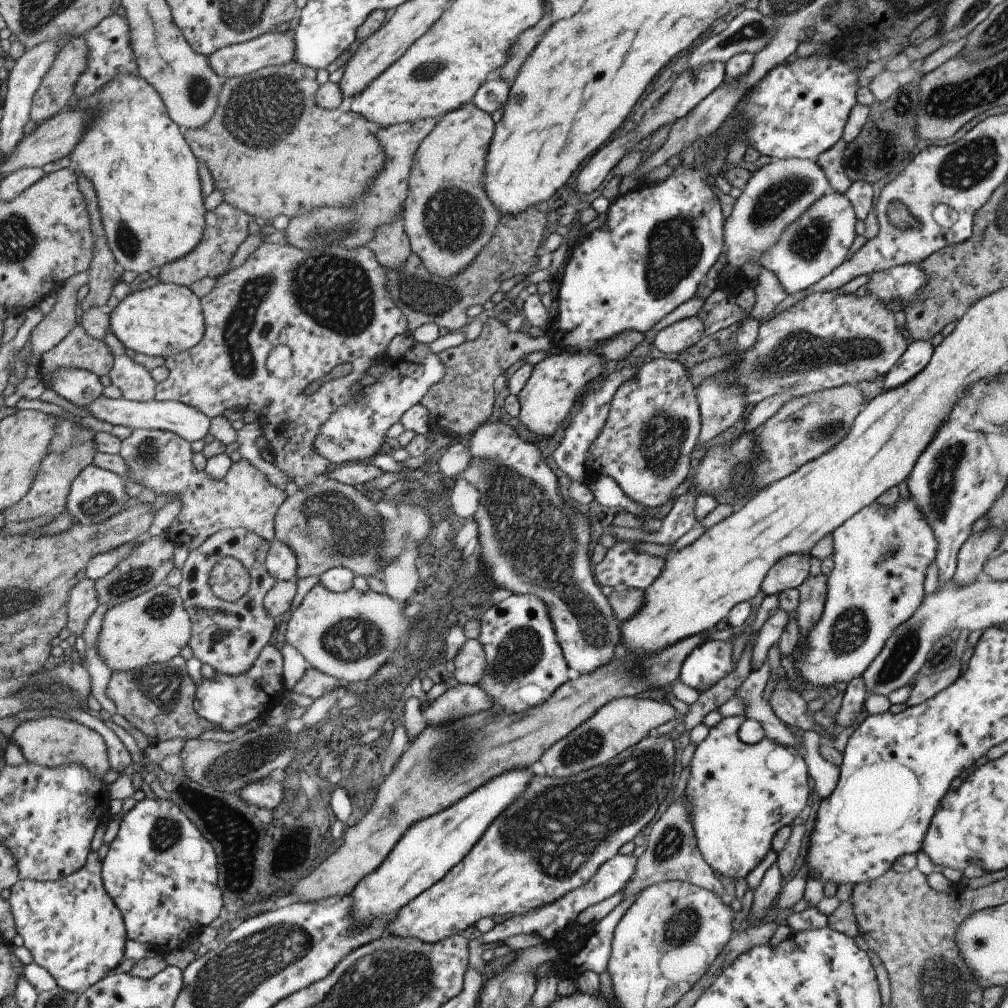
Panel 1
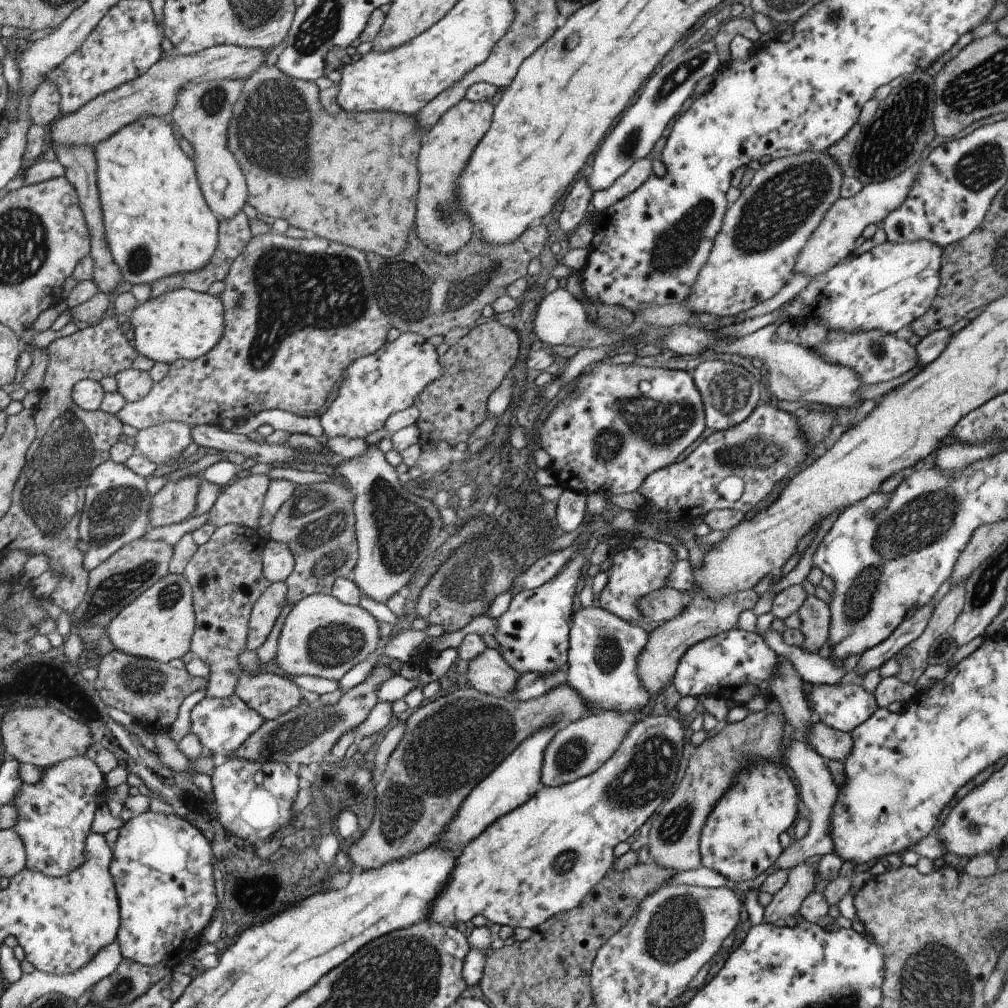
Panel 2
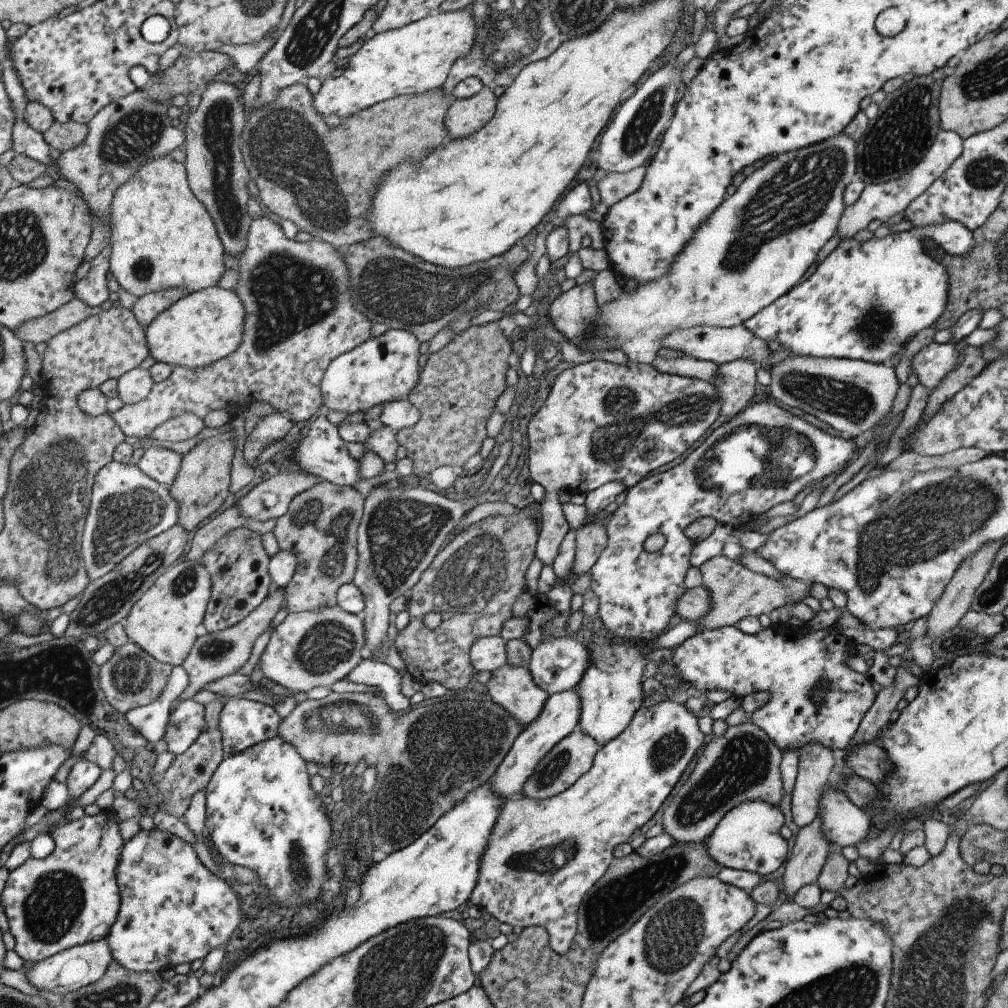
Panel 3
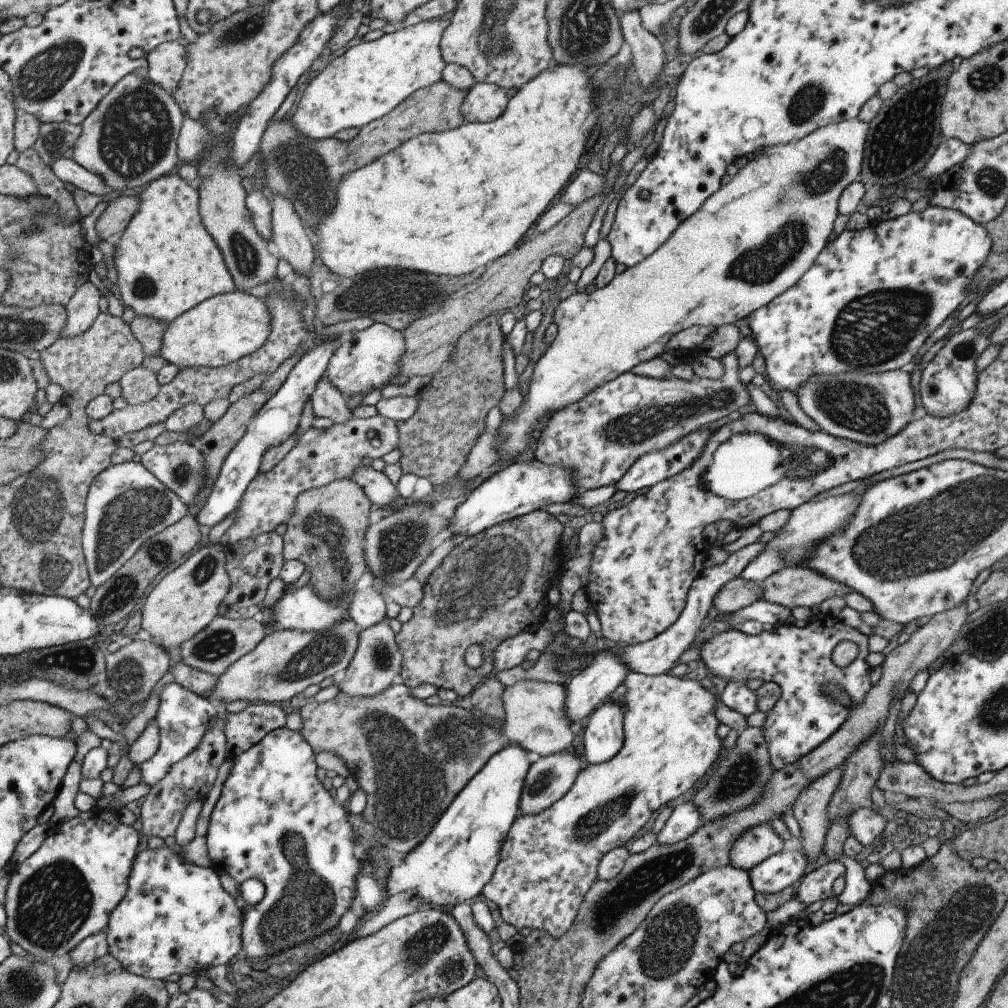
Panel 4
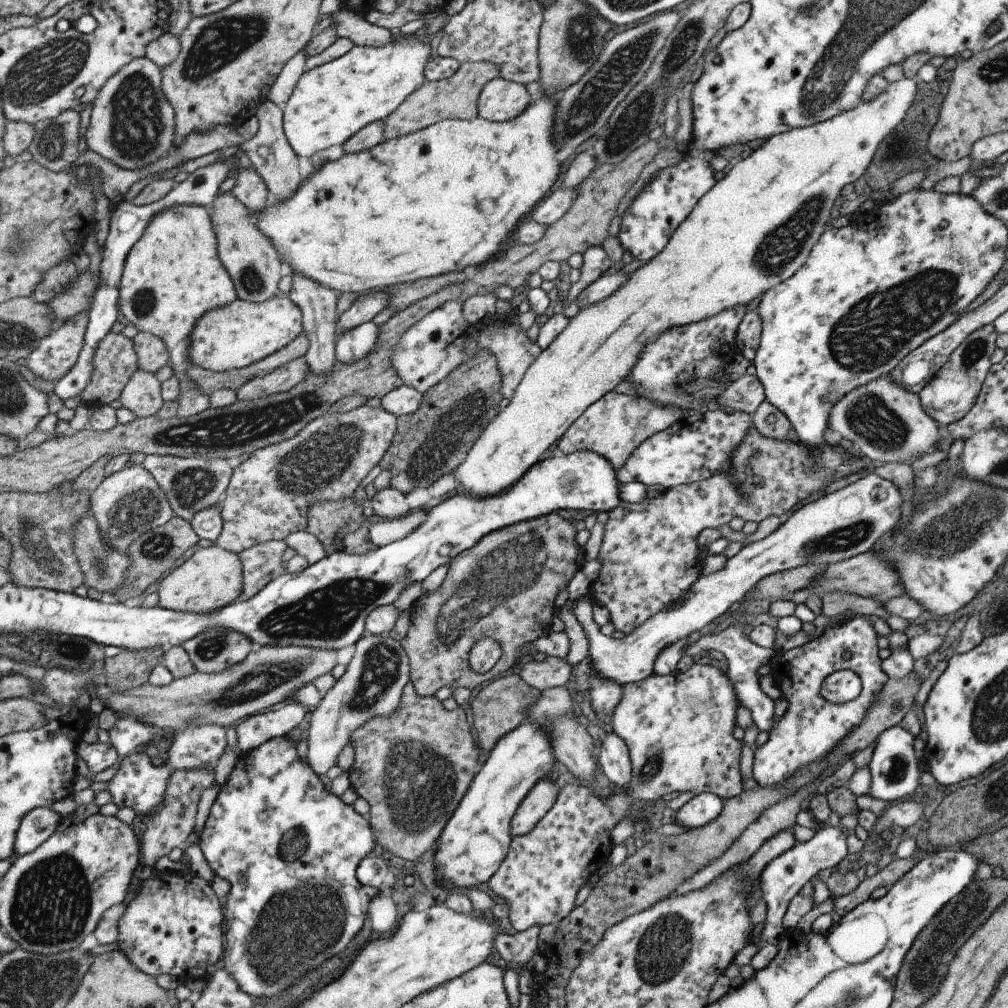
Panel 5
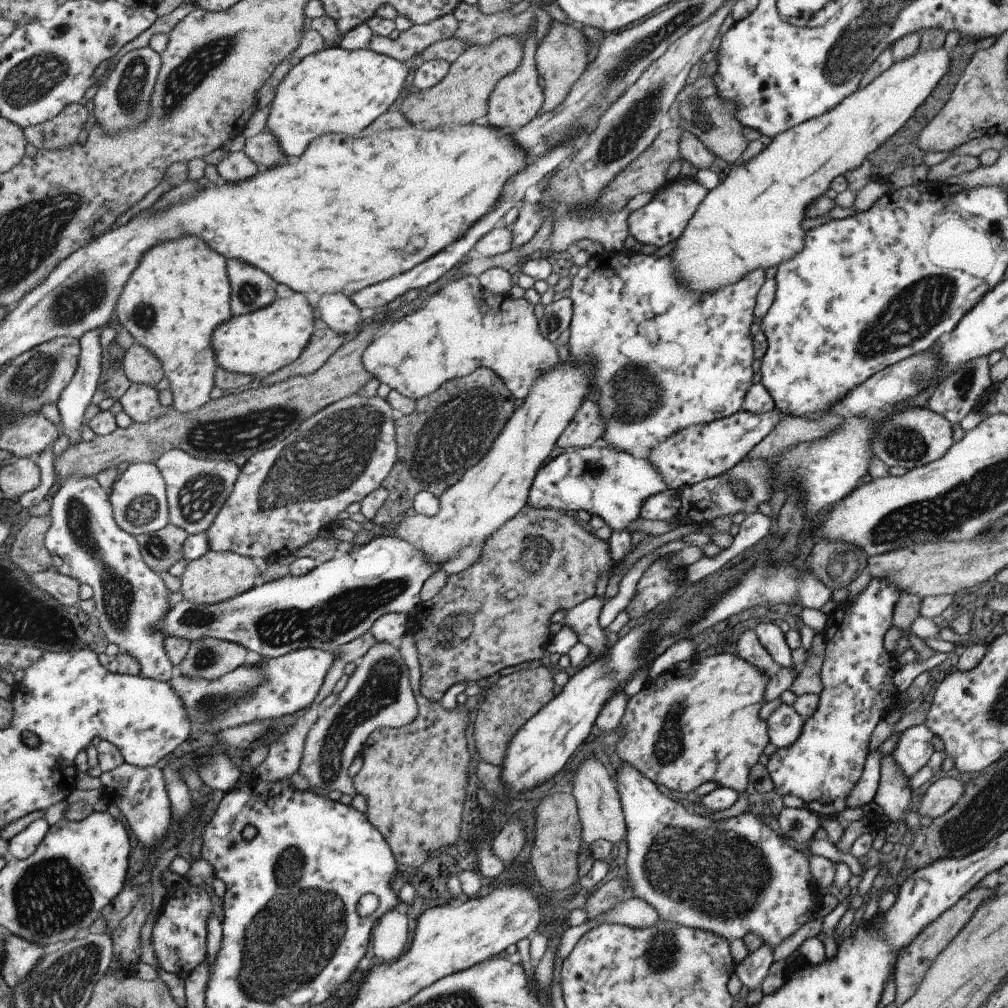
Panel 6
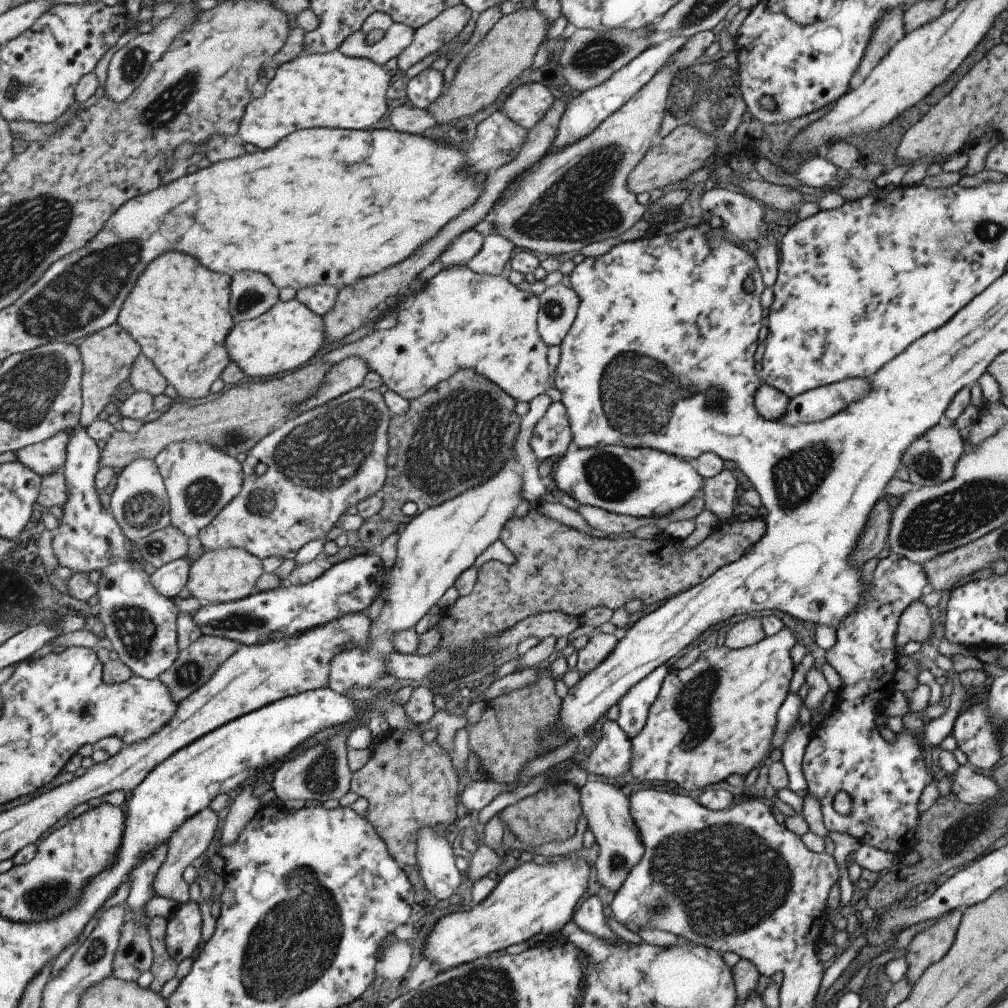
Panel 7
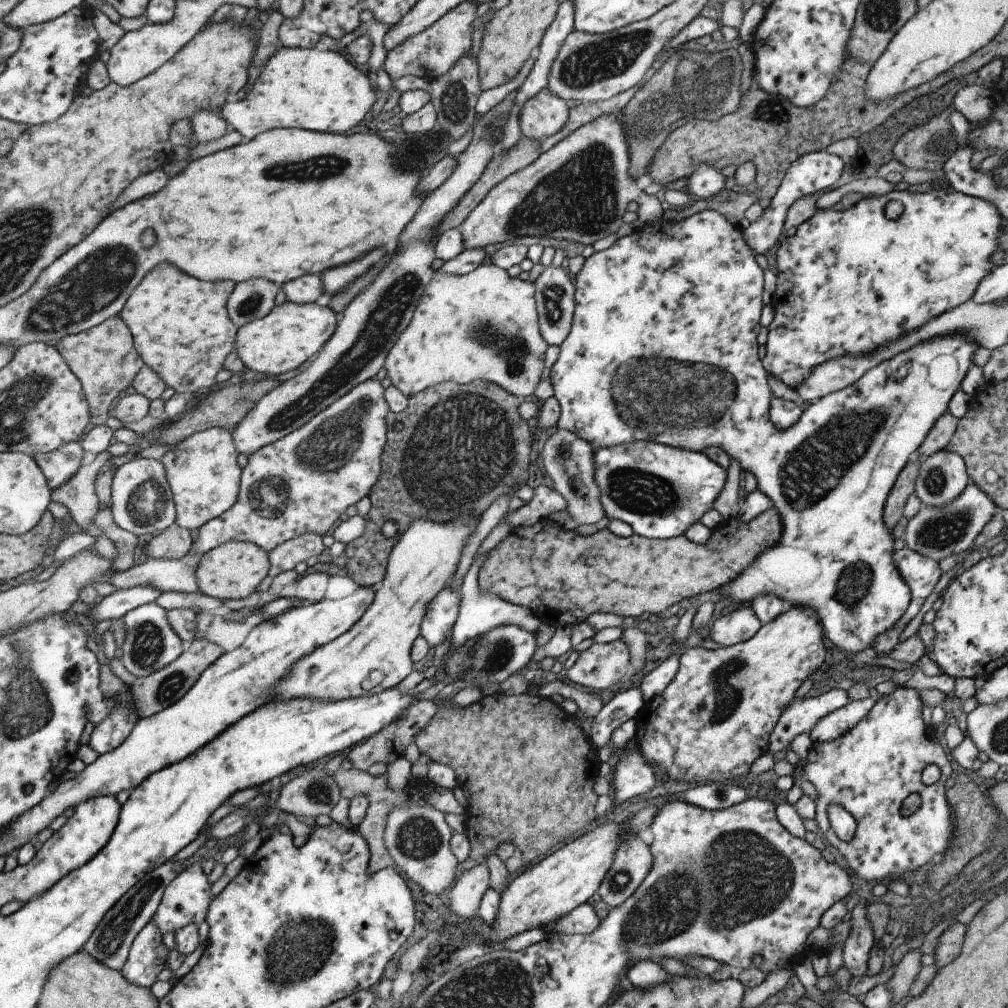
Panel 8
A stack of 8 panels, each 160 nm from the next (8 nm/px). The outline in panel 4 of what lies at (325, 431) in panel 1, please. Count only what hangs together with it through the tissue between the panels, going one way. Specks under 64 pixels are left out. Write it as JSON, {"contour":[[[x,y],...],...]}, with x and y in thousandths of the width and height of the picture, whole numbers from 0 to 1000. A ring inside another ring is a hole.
{"contour":[[[371,320],[366,325],[362,325],[362,327],[349,329],[344,337],[340,337],[336,341],[336,344],[330,349],[330,353],[326,355],[321,370],[322,375],[328,379],[328,383],[332,383],[332,387],[336,387],[336,390],[342,396],[346,396],[347,393],[352,393],[352,391],[366,391],[369,387],[385,380],[395,379],[396,365],[394,363],[399,352],[400,333],[398,333],[398,328],[389,327],[382,321]]]}

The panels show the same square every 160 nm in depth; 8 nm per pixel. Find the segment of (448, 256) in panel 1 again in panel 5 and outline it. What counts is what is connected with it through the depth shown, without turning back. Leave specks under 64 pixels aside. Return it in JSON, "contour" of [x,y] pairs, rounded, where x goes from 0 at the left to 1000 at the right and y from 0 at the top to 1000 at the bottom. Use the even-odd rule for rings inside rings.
{"contour":[[[491,76],[478,85],[472,99],[475,117],[490,122],[508,118],[527,101],[518,83]]]}

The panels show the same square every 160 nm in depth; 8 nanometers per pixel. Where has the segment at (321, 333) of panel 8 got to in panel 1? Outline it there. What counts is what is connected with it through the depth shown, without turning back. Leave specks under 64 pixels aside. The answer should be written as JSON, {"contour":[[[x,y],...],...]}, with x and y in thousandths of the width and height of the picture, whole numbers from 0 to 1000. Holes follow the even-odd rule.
{"contour":[[[158,280],[142,288],[126,292],[118,304],[107,313],[112,332],[124,345],[146,353],[159,353],[166,356],[189,346],[201,335],[200,305],[188,286],[171,281]]]}

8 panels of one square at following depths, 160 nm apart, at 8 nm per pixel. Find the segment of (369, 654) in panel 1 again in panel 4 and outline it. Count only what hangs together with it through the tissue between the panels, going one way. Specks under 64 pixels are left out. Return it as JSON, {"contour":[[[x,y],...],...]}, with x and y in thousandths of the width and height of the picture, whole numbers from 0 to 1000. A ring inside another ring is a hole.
{"contour":[[[344,612],[344,615],[332,619],[328,625],[320,625],[320,629],[277,625],[263,630],[252,645],[227,659],[221,669],[213,671],[213,681],[209,681],[209,687],[201,692],[221,695],[224,699],[234,694],[245,695],[247,699],[253,695],[284,699],[288,692],[306,681],[316,680],[321,673],[328,671],[337,672],[352,648],[358,626]]]}

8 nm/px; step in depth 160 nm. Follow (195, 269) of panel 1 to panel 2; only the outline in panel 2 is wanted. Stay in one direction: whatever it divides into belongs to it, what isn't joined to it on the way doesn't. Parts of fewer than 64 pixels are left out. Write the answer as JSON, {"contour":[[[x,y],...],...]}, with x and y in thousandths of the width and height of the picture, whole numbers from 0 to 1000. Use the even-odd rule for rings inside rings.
{"contour":[[[235,210],[231,216],[227,218],[221,218],[221,220],[216,220],[215,228],[215,246],[213,246],[213,252],[209,256],[209,260],[193,270],[172,272],[164,276],[158,276],[154,278],[150,284],[150,290],[146,298],[150,296],[158,296],[166,290],[174,287],[188,287],[189,289],[194,289],[197,291],[205,291],[207,284],[214,279],[221,279],[225,273],[226,267],[228,266],[229,260],[235,255],[235,252],[241,248],[243,242],[249,237],[249,232],[247,230],[245,216],[241,210]]]}

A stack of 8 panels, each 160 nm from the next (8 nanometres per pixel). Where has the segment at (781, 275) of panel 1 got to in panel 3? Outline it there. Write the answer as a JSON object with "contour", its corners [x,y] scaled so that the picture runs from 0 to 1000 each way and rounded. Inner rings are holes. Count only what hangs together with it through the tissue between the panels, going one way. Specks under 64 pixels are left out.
{"contour":[[[933,129],[928,135],[928,141],[924,143],[924,147],[920,149],[916,158],[904,167],[895,177],[882,179],[875,183],[858,184],[852,196],[844,202],[844,204],[837,204],[830,226],[828,226],[828,234],[832,238],[840,238],[846,236],[850,230],[860,227],[860,223],[865,218],[880,219],[884,214],[896,211],[896,208],[908,197],[912,192],[915,192],[923,184],[932,177],[938,169],[947,160],[947,157],[953,153],[955,138],[953,138],[947,131]]]}

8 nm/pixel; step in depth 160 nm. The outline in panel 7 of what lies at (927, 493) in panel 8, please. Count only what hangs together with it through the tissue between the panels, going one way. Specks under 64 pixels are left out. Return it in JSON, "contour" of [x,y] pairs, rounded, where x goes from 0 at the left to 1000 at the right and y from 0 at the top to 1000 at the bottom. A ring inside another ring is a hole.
{"contour":[[[941,419],[928,420],[914,434],[908,436],[895,450],[892,462],[899,464],[901,477],[911,483],[923,483],[926,479],[933,479],[942,475],[946,467],[946,460],[955,450],[955,438],[952,429]]]}

